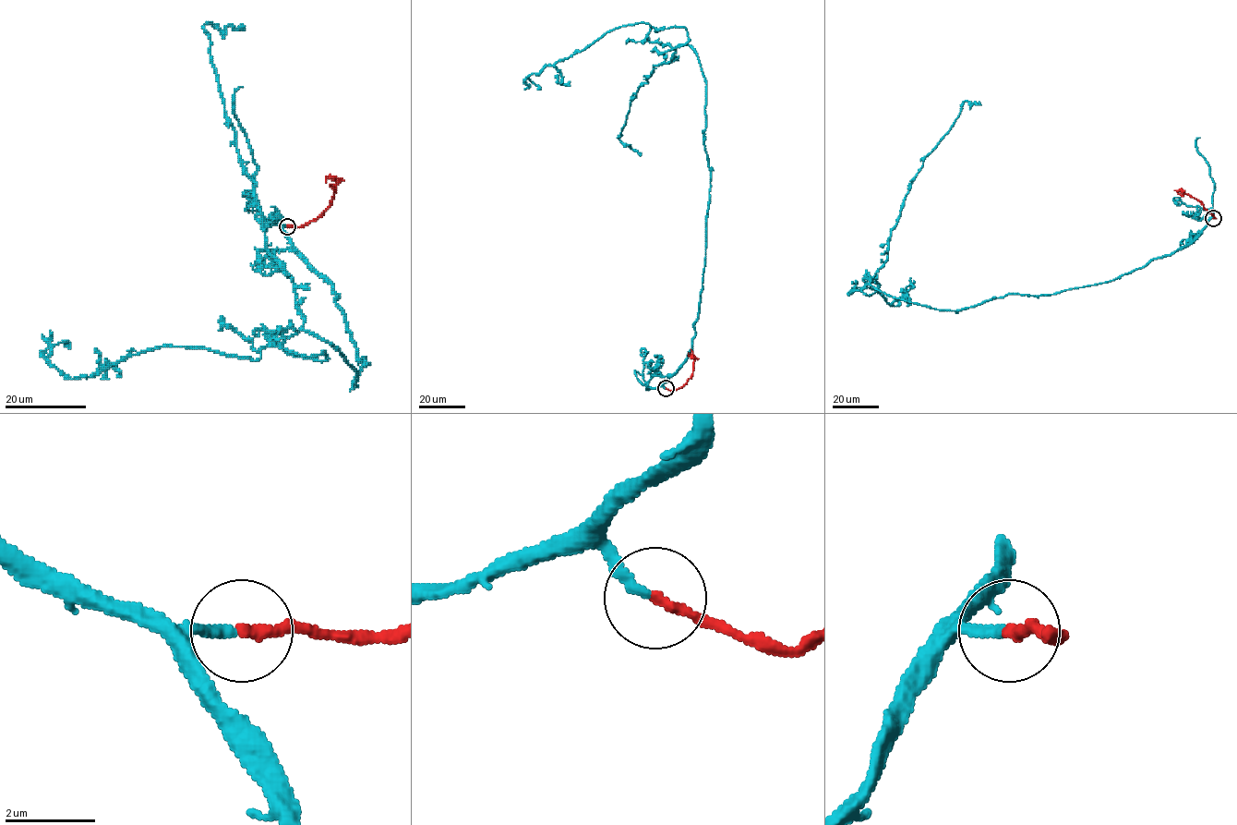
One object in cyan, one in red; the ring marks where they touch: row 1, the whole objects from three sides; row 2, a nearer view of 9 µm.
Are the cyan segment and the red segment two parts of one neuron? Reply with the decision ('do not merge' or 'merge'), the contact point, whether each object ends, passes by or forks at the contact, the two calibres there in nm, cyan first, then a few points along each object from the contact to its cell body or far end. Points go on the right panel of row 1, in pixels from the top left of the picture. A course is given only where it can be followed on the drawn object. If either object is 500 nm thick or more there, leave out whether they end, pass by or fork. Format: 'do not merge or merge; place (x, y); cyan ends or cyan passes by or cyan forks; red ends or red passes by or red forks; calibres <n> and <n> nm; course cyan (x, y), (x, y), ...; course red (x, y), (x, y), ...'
merge; place (1213, 218); cyan ends; red ends; calibres 220 and 240 nm; course cyan (1213, 218), (1170, 254), (1052, 294), (955, 310), (872, 278), (848, 294), (898, 306), (913, 288); course red (1213, 218), (1216, 218), (1197, 200), (1181, 188), (1177, 192)

